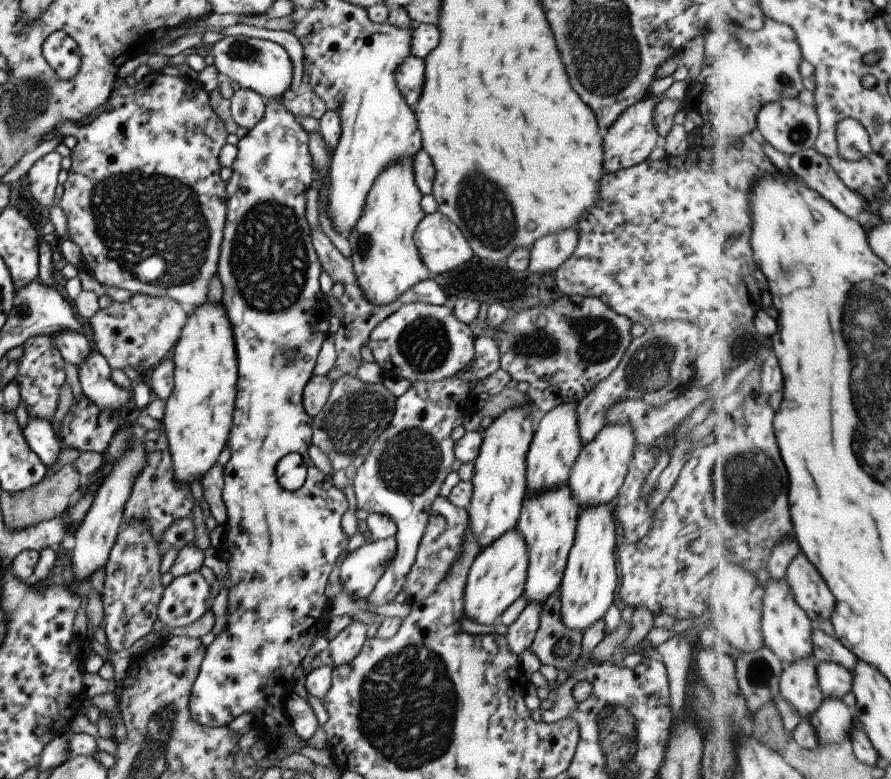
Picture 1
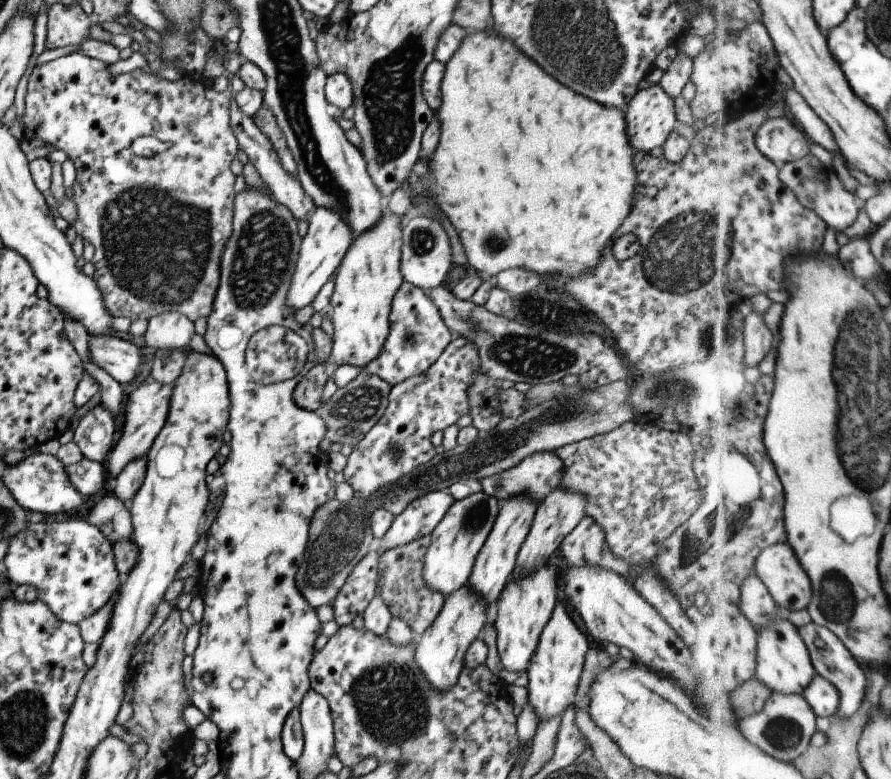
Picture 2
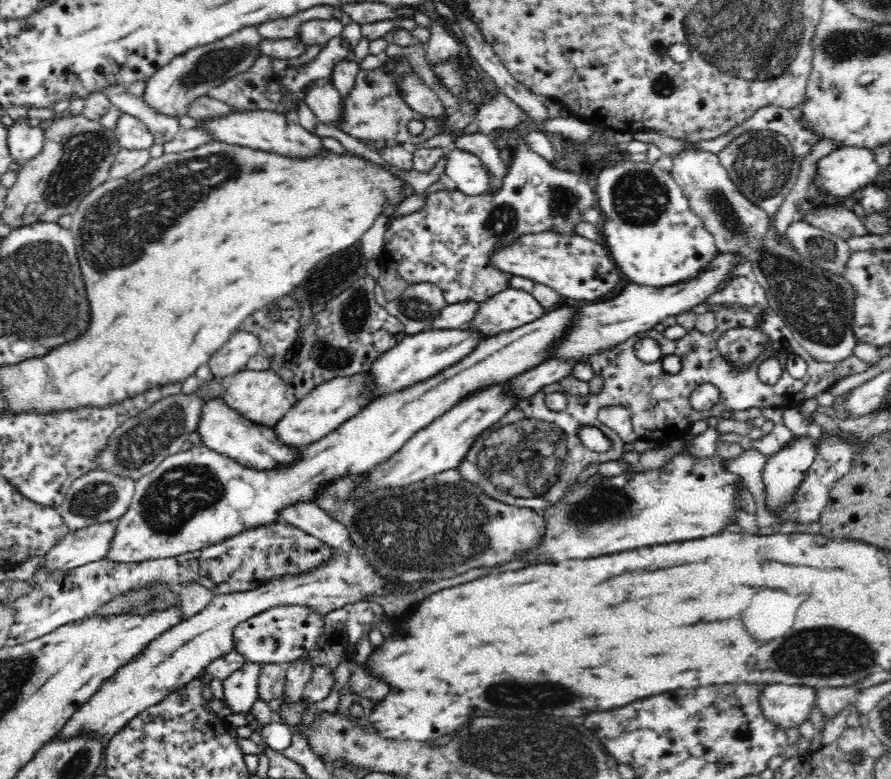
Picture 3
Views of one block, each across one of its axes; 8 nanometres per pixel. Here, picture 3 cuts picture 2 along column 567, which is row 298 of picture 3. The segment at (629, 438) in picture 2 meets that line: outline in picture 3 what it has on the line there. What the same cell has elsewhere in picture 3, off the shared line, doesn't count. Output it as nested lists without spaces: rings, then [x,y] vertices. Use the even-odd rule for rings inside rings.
[[[523,141],[517,142],[517,153],[512,164],[507,166],[507,173],[495,189],[476,196],[468,196],[458,188],[438,190],[430,195],[426,205],[419,211],[391,220],[384,235],[382,255],[390,257],[396,264],[394,268],[408,281],[408,284],[421,282],[435,284],[442,290],[447,305],[460,302],[481,303],[511,287],[508,283],[511,274],[502,272],[492,263],[494,252],[516,244],[526,234],[540,234],[540,232],[577,234],[576,226],[585,221],[584,213],[596,207],[598,202],[598,195],[590,184],[589,177],[557,168],[544,157],[531,151]]]

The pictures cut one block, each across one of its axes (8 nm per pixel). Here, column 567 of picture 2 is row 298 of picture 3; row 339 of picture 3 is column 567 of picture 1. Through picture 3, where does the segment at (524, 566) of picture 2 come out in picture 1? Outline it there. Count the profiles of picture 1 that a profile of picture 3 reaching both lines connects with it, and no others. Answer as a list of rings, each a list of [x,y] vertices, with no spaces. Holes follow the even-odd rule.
[[[605,425],[597,435],[579,450],[569,470],[566,486],[578,509],[612,505],[626,476],[635,442],[628,425]]]

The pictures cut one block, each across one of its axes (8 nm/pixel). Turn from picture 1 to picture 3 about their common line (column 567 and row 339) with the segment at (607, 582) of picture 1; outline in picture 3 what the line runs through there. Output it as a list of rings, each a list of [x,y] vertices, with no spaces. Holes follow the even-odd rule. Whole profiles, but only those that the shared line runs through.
[[[716,254],[716,258],[708,264],[706,270],[700,272],[696,280],[662,288],[652,288],[630,282],[609,301],[576,304],[570,326],[566,328],[564,336],[554,340],[554,344],[550,347],[548,361],[587,363],[592,356],[602,355],[613,348],[620,347],[632,336],[638,335],[638,332],[652,329],[666,316],[682,314],[683,310],[702,303],[706,297],[714,293],[720,281],[724,280],[724,274],[728,272],[730,265],[739,261],[743,262],[739,256],[733,254]]]

